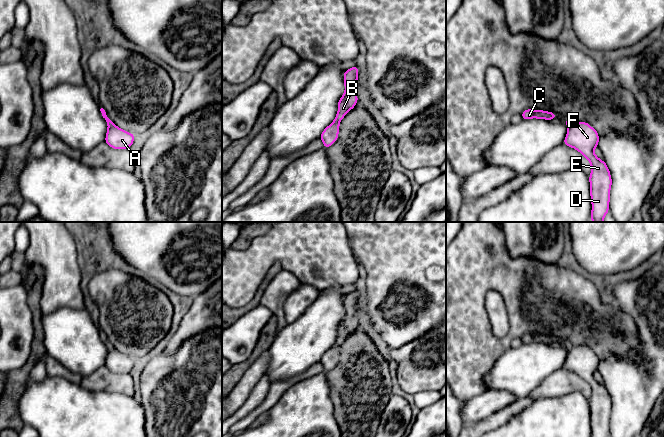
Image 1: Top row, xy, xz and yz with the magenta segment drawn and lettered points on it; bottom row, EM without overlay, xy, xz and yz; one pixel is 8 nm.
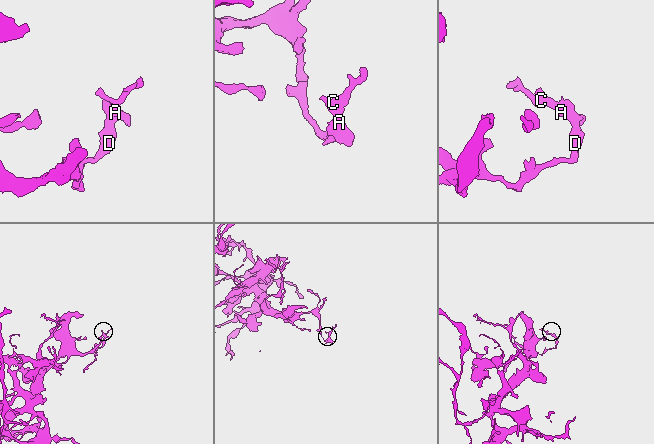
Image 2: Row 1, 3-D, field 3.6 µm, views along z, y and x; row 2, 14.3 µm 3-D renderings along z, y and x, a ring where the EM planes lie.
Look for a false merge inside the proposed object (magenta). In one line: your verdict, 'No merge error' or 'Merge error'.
Merge error

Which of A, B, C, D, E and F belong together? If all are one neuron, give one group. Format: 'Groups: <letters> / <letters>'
Groups: A D E F / B C

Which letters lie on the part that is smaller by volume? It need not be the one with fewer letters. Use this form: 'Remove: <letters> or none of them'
Remove: B, C

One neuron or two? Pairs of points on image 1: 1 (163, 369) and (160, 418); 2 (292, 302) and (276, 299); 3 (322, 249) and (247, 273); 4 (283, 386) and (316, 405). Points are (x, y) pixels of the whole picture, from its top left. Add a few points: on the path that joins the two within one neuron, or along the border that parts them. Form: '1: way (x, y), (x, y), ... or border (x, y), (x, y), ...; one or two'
1: way (163, 381), (163, 406); one
2: border (300, 283), (285, 301), (283, 313); two
3: way (303, 249), (271, 249), (266, 254); one
4: border (308, 378), (294, 383), (272, 407); two

